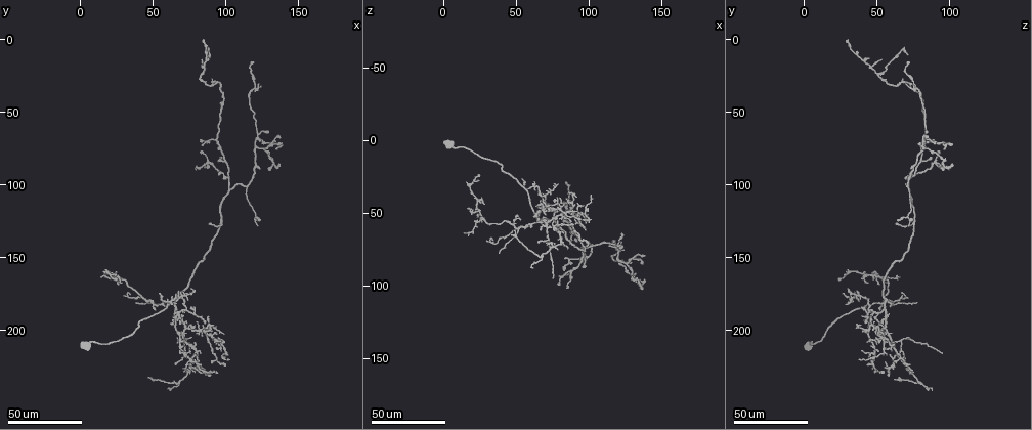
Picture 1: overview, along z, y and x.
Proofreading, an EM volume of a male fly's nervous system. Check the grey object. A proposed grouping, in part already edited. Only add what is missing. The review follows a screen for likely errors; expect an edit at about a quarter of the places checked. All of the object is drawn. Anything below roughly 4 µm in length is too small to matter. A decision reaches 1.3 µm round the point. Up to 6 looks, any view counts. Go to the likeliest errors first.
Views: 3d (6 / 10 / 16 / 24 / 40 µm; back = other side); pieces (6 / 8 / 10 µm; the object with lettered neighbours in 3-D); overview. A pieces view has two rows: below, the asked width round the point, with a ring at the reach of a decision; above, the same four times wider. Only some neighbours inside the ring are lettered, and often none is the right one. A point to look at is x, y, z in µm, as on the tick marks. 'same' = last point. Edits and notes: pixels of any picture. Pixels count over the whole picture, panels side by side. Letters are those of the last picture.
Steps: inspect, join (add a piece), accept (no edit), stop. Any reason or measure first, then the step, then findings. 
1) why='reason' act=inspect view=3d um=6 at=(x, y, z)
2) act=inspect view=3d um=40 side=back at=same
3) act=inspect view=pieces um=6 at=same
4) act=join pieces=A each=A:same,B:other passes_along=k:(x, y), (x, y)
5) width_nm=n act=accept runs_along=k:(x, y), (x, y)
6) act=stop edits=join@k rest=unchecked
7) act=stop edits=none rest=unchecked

why='branch stops here' act=inspect view=3d um=24 at=(134, 74, 96)

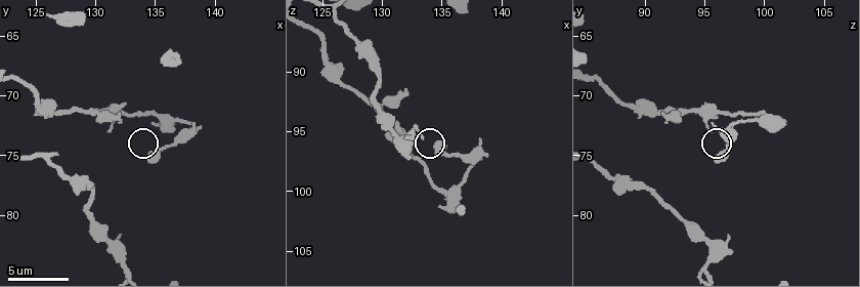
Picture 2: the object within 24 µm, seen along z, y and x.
act=inspect view=pieces um=8 at=(134.6, 75.2, 96.0)

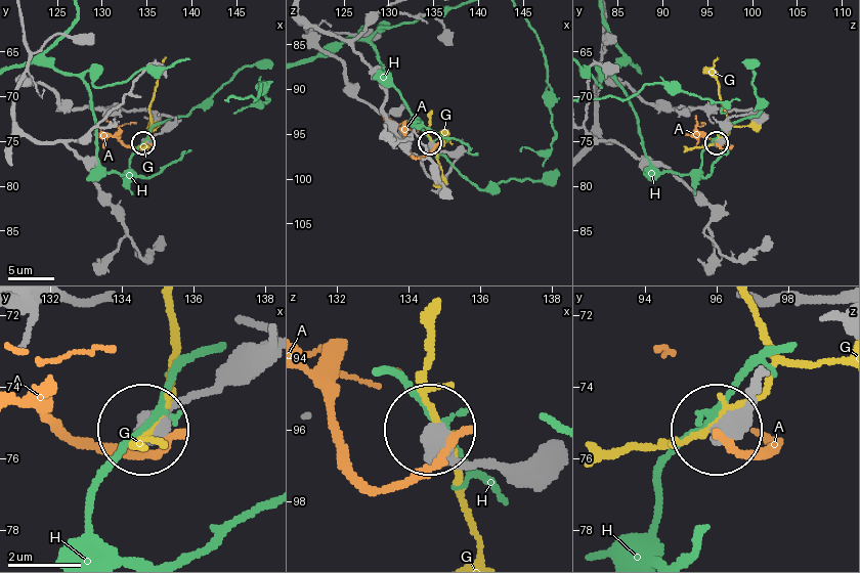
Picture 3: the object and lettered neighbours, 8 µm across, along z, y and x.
width_nm=490 act=accept each=A:other,G:other,H:other runs_along=3:(88, 106), (154, 112), (170, 117), (143, 142) found='none of them fits'

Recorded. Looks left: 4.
why='tapers out' act=inspect view=3d um=24 at=(102, 216, 54)

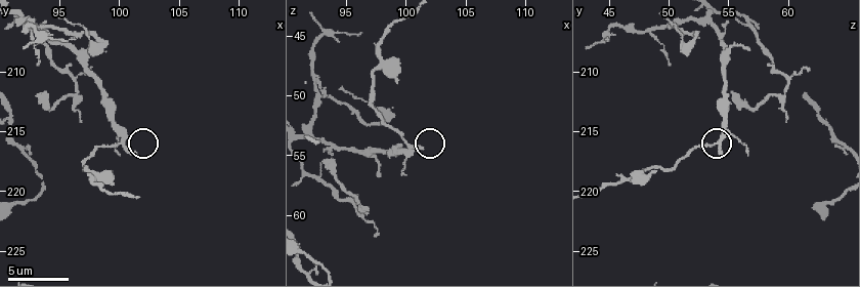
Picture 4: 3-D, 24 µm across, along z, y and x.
act=inspect view=pieces um=8 at=(101.2, 216.8, 54.4)

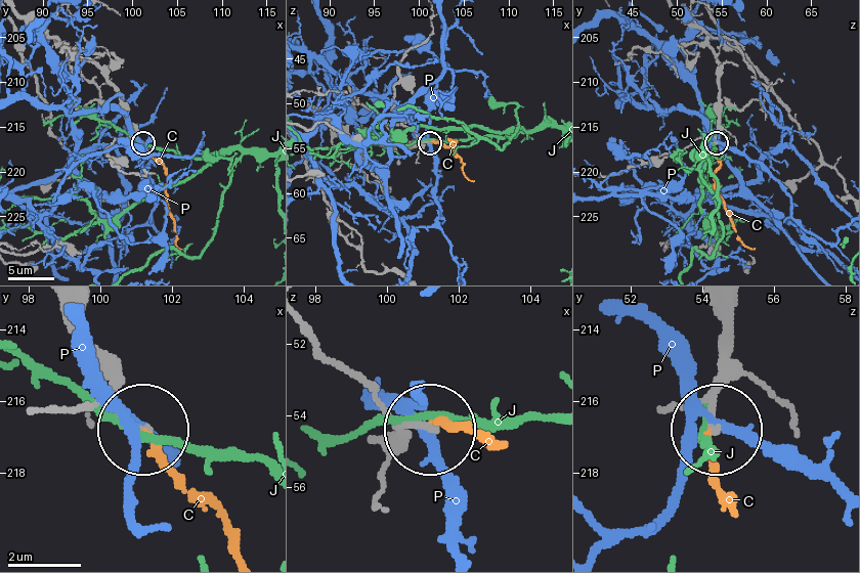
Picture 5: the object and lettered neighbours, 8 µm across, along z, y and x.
width_nm=190 act=accept each=C:other,J:other,P:other runs_along=5:(730, 339), (712, 428) found='none of them fits'

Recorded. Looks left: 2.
why='free end' act=inspect view=3d um=24 at=(84, 74, 80)

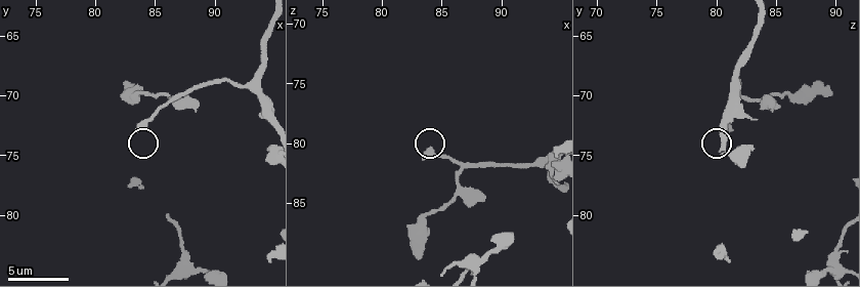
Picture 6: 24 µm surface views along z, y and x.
why='see the neighbours' act=inspect view=pieces um=6 at=(83.6, 72.6, 81.0)

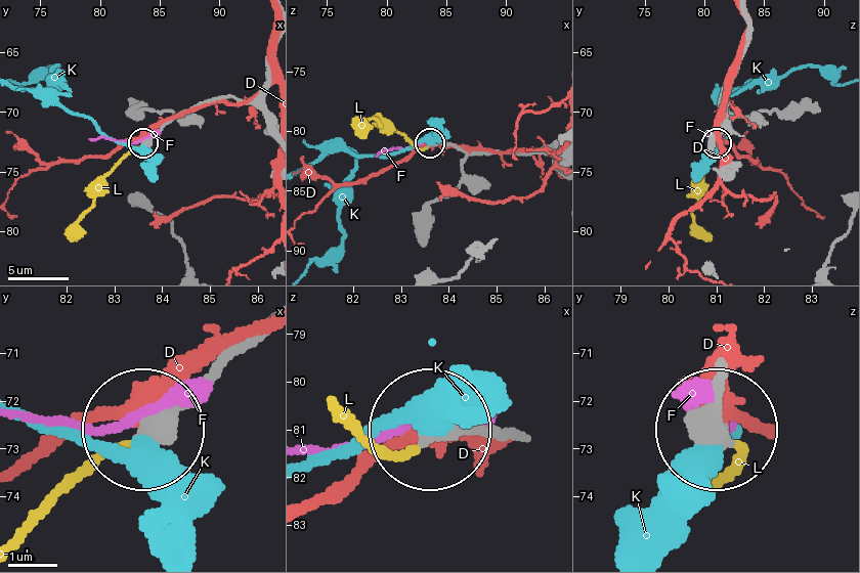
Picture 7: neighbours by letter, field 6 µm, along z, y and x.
width_nm=320 act=join pieces=L each=D:other,F:other,K:other,L:same passes_along=7:(260, 328), (19, 544) found='the cell continues'

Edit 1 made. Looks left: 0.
act=stop edits=join@7 rest=unchecked

